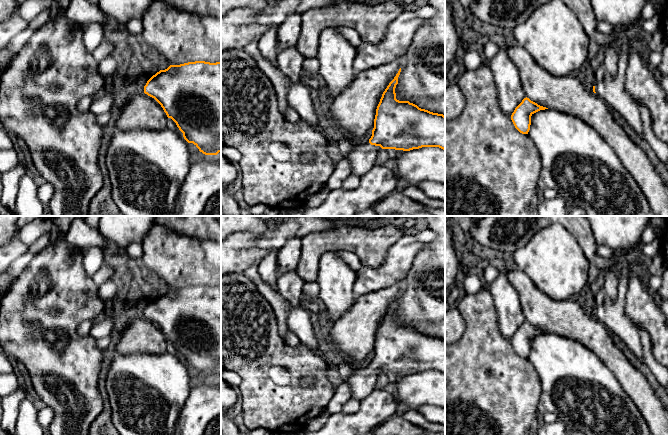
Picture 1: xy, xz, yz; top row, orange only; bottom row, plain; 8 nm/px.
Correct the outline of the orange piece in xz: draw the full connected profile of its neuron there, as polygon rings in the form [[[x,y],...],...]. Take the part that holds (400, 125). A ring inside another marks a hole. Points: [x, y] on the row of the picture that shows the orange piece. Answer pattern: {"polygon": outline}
{"polygon": [[[401,68],[382,94],[382,97],[376,109],[374,128],[372,130],[372,136],[369,139],[369,142],[353,147],[353,149],[346,156],[344,156],[350,163],[350,174],[352,175],[362,177],[368,173],[374,166],[377,152],[381,149],[410,151],[422,147],[439,147],[445,150],[445,116],[443,114],[433,113],[428,110],[421,109],[409,101],[397,100],[395,88],[398,84],[398,77],[400,75],[400,72]]]}

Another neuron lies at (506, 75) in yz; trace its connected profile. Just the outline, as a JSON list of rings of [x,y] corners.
[[[504,47],[500,48],[487,65],[498,90],[499,107],[504,114],[511,117],[515,108],[526,98],[518,68]]]

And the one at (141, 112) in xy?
[[[145,93],[129,96],[117,118],[116,128],[129,130],[164,130],[168,117],[161,105]]]

